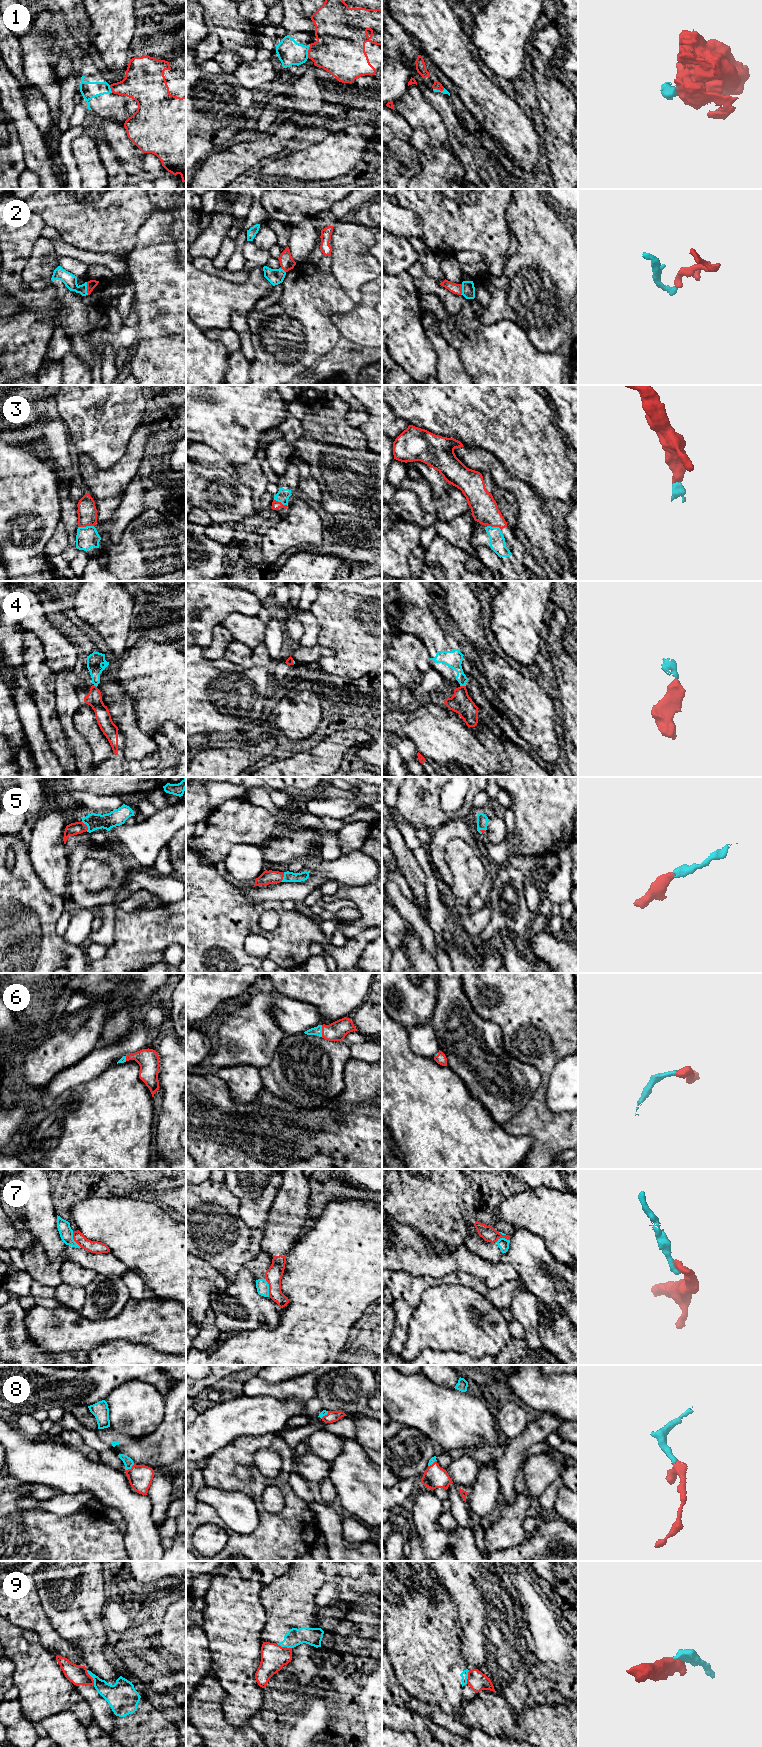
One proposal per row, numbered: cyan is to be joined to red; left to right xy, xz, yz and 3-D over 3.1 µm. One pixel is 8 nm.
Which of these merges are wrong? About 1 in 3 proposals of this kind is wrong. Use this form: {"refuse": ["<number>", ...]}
{"refuse": ["1", "4", "7", "9"]}

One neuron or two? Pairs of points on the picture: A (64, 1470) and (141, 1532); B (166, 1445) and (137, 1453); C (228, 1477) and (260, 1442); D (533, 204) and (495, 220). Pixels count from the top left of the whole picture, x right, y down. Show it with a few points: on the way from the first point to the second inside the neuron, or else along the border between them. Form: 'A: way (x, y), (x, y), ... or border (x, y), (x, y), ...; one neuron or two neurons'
A: way (86, 1475), (98, 1478), (130, 1510); one neuron
B: way (159, 1450), (144, 1450); one neuron
C: way (228, 1467), (250, 1445); one neuron
D: border (509, 199), (506, 205), (506, 223), (511, 231); two neurons

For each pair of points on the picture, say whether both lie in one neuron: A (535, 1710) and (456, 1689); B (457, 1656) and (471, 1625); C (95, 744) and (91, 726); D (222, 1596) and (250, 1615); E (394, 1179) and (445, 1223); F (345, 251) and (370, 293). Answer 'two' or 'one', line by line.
A: two
B: two
C: one
D: one
E: one
F: two

